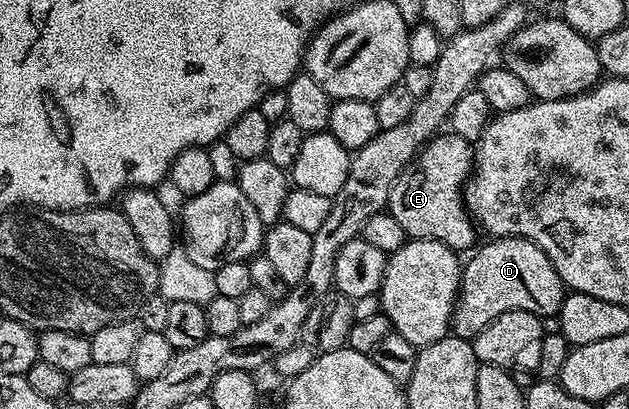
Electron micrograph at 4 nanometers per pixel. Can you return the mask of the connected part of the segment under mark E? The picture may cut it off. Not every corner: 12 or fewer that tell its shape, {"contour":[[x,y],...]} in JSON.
{"contour":[[451,130],[391,186],[406,237],[464,253],[474,223],[463,187],[475,148]]}

